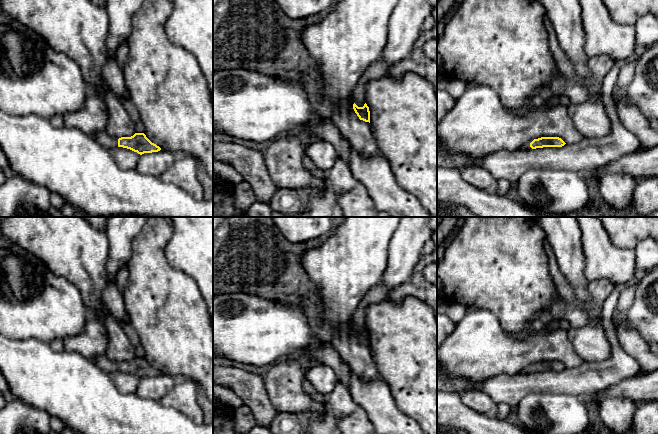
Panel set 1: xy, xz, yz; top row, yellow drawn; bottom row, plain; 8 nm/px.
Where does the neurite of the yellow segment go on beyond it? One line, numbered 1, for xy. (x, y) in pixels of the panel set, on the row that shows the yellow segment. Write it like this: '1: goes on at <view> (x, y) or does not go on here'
1: goes on at xy (106, 141)

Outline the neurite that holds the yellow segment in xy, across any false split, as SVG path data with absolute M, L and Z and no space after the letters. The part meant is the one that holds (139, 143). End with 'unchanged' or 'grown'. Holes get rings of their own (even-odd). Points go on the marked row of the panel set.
M105 131L96 132L93 137L105 148L123 147L138 154L158 152L159 146L152 143L144 133L135 133L131 137L121 137L119 139L110 137Z | grown

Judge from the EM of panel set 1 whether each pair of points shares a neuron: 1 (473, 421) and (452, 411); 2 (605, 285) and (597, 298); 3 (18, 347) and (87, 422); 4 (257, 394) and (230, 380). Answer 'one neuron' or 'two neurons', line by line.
1: one neuron
2: one neuron
3: one neuron
4: one neuron

